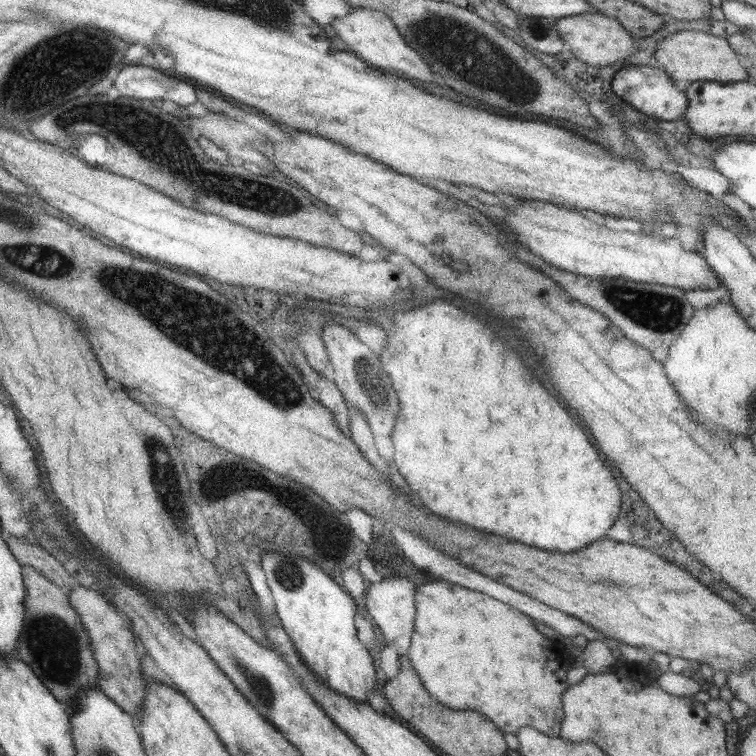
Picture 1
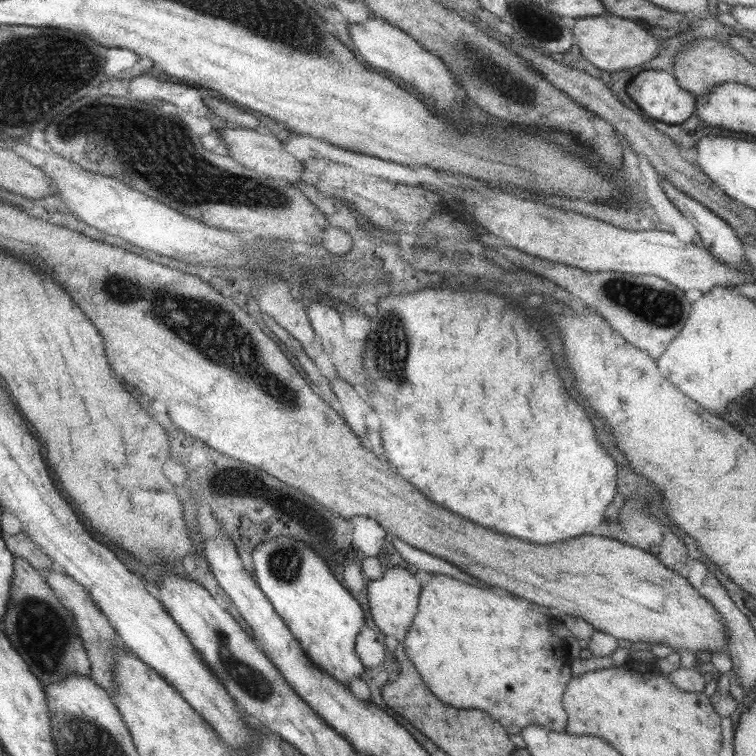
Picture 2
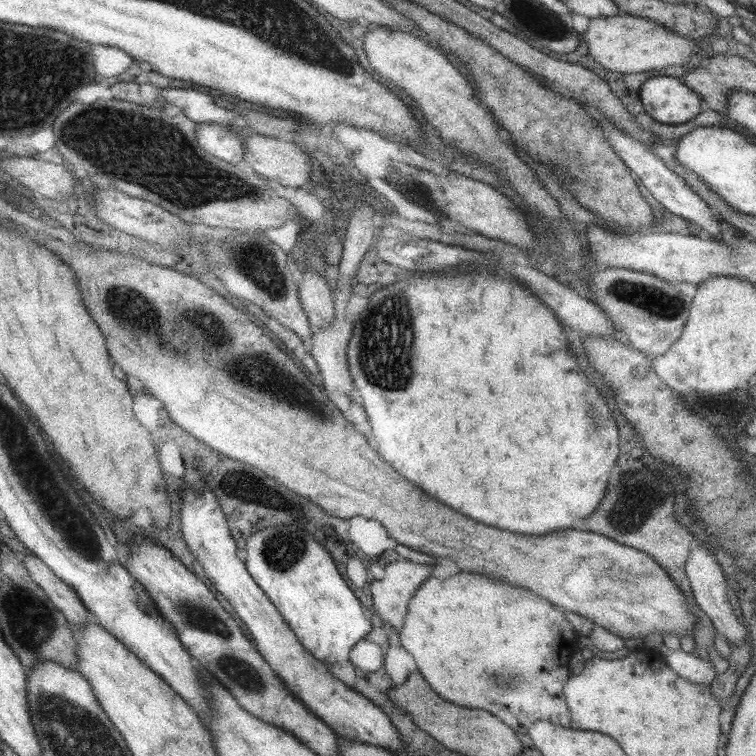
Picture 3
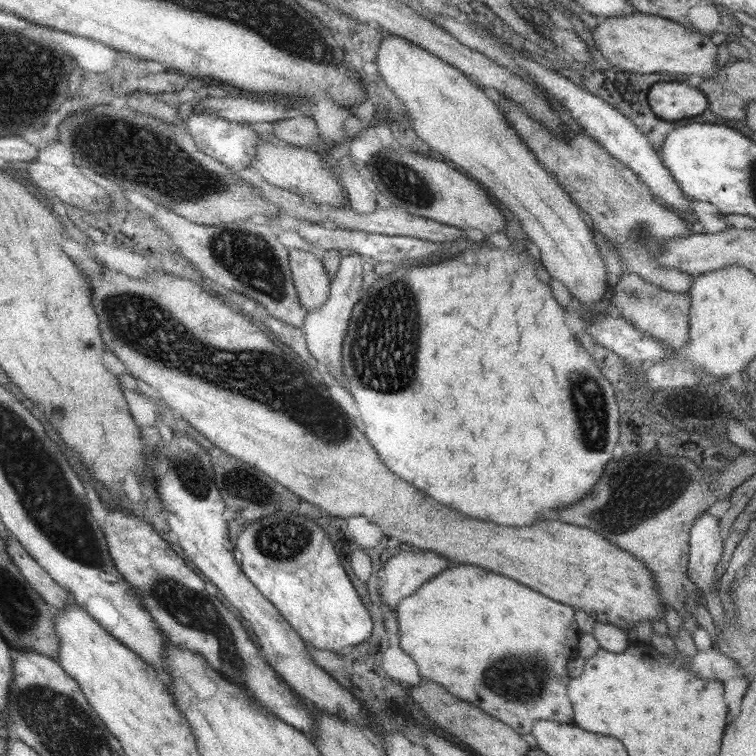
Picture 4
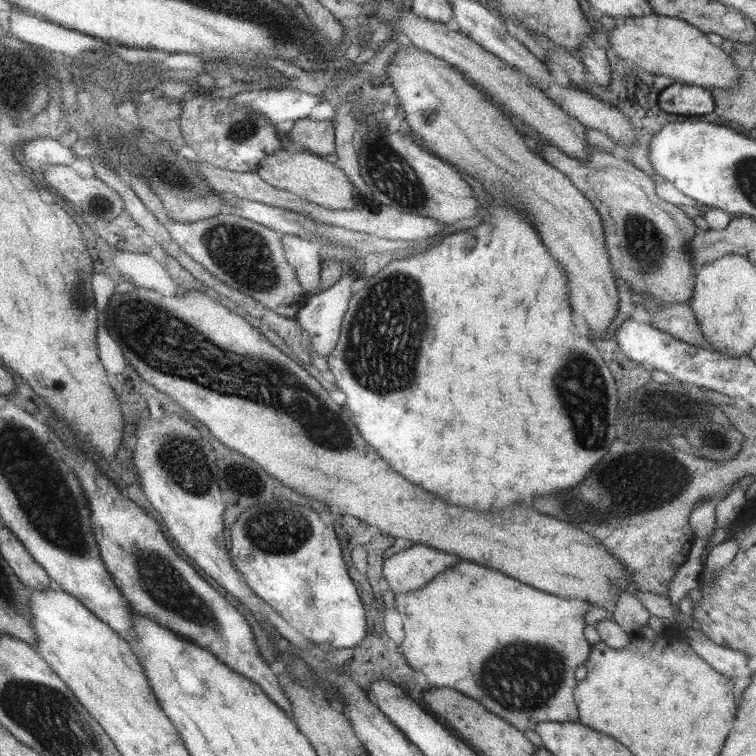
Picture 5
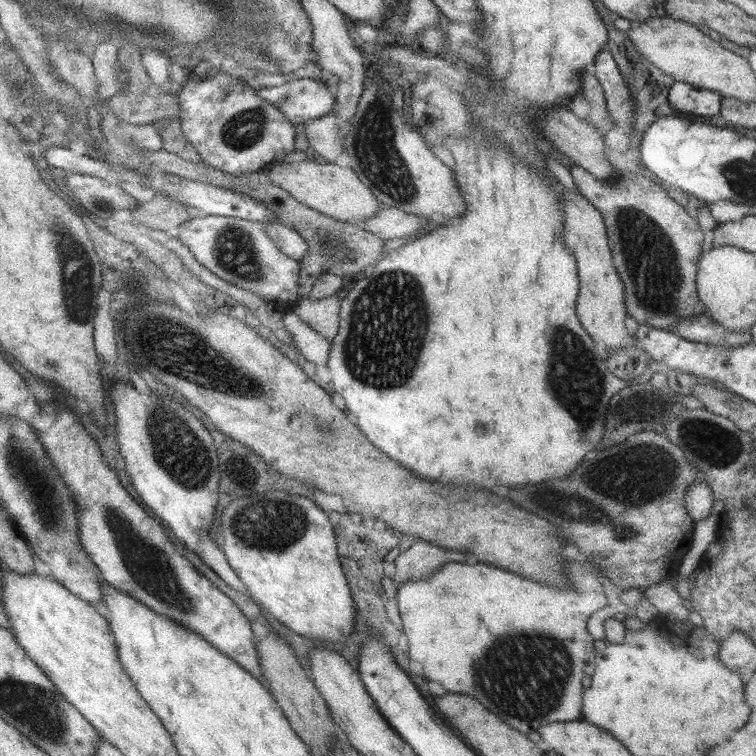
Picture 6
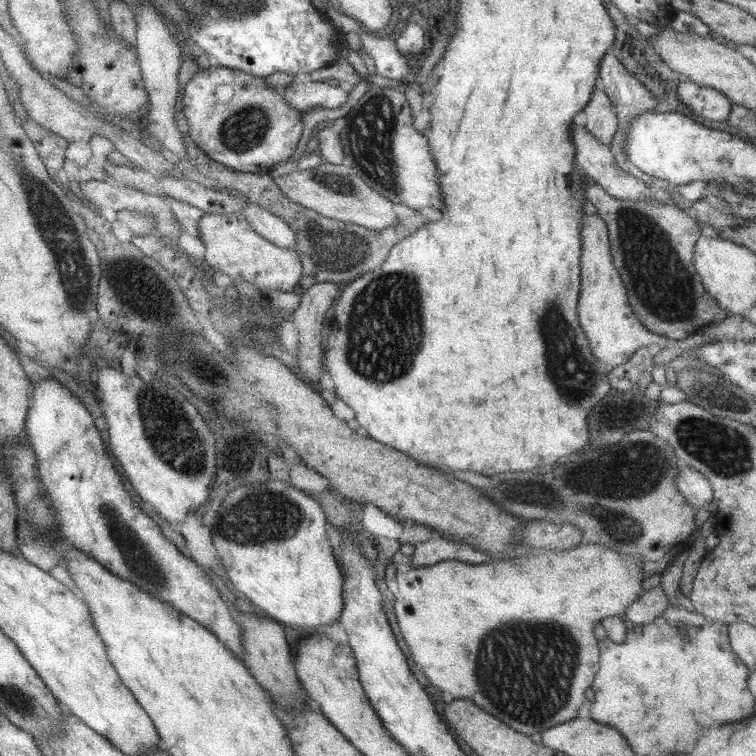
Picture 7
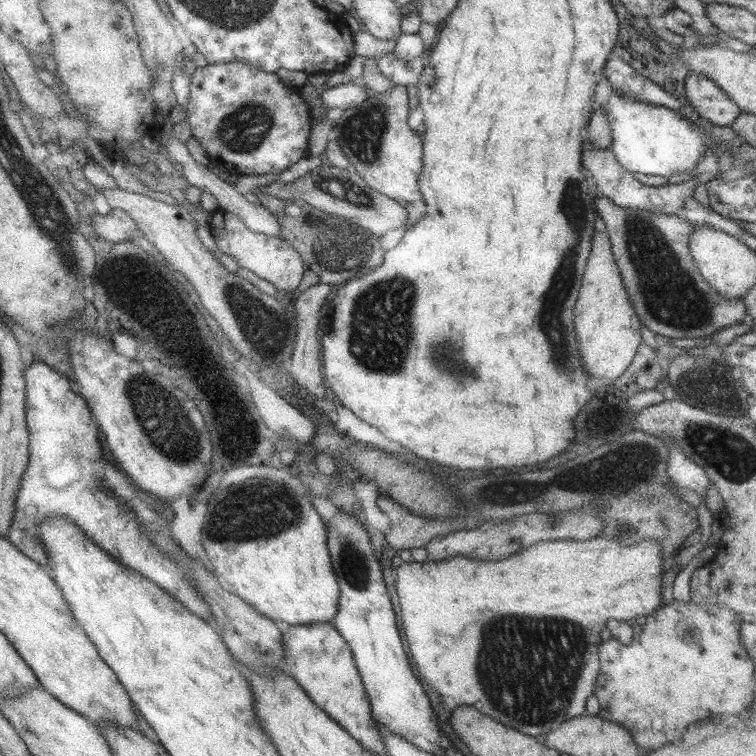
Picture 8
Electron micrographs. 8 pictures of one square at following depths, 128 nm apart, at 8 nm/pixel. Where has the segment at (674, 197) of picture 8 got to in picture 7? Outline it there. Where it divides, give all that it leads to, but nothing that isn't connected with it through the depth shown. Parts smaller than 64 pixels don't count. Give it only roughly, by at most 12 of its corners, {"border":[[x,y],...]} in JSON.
{"border":[[574,123],[585,198],[628,304],[675,342],[727,312],[695,269],[702,230]]}

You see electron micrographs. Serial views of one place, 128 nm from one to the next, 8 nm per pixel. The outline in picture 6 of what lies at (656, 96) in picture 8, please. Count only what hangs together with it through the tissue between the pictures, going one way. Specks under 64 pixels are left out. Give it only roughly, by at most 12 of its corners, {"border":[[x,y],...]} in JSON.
{"border":[[602,48],[593,63],[616,125],[605,145],[630,150],[632,100],[610,52]]}

